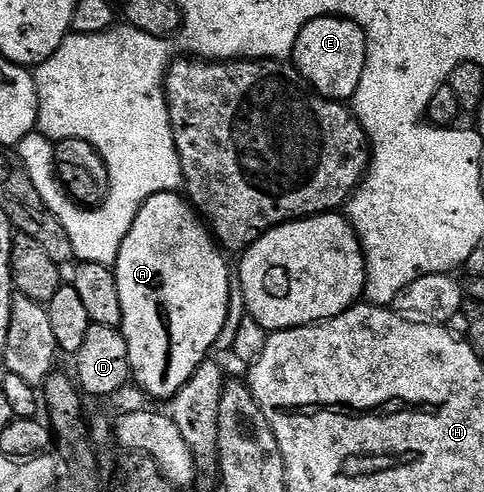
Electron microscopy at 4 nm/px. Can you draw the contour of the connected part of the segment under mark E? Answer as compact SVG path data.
M341 16L315 18L303 26L299 38L293 47L291 63L299 70L301 77L311 85L325 100L352 101L355 90L359 90L359 78L363 78L363 66L367 62L367 44L365 32L354 20L344 20Z

